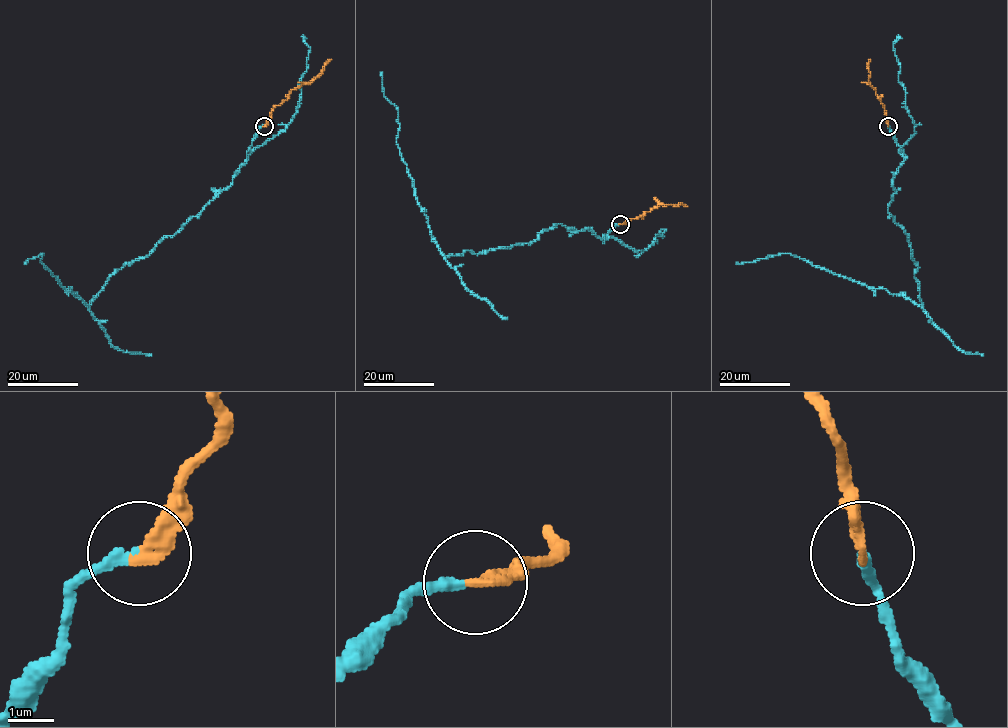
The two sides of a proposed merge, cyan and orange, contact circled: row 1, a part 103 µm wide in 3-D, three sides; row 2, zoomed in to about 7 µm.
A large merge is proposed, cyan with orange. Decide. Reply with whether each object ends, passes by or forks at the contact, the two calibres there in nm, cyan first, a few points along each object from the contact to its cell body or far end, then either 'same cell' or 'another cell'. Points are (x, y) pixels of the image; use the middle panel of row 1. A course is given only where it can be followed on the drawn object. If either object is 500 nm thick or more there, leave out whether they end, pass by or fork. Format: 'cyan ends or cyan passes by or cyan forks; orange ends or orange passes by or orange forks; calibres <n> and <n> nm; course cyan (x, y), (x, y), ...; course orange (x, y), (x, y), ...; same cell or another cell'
cyan ends; orange ends; calibres 200 and 300 nm; course cyan (620, 224), (603, 240), (558, 223), (530, 244), (446, 258), (397, 143), (397, 109), (382, 72); course orange (620, 224), (641, 216), (659, 204), (688, 207); same cell

